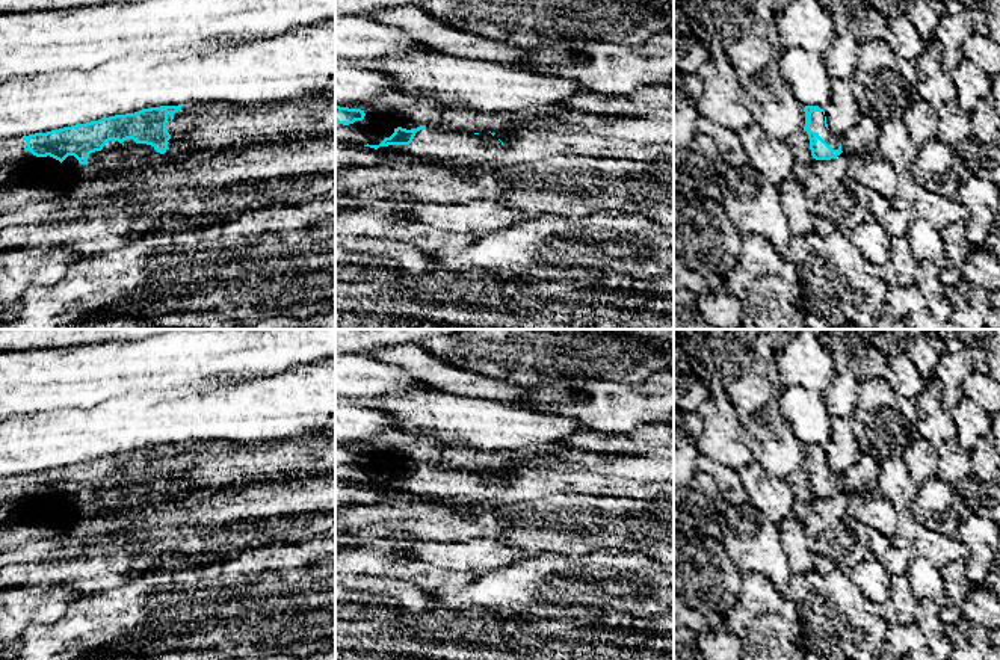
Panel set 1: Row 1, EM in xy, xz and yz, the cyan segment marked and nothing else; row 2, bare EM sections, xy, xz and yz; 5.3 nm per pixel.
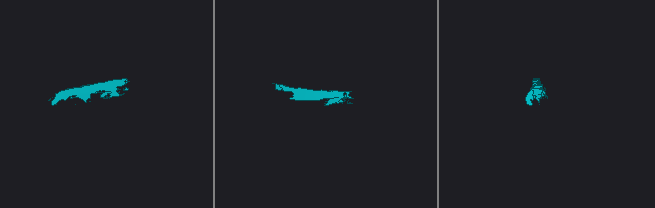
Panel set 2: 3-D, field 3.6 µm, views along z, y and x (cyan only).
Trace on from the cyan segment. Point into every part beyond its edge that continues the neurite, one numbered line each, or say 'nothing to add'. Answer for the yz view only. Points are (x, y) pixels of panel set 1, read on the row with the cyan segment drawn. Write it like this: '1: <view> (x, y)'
1: yz (817, 118)

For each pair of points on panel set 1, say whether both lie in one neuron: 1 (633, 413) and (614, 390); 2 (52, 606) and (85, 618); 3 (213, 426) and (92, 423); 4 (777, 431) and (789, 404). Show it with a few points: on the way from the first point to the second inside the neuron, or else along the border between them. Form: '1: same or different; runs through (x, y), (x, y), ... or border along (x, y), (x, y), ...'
1: same; runs through (627, 407), (617, 396)
2: different; border along (82, 597), (76, 598), (58, 619), (32, 624)
3: same; runs through (183, 423), (123, 423)
4: different; border along (778, 393), (778, 410), (804, 444)

